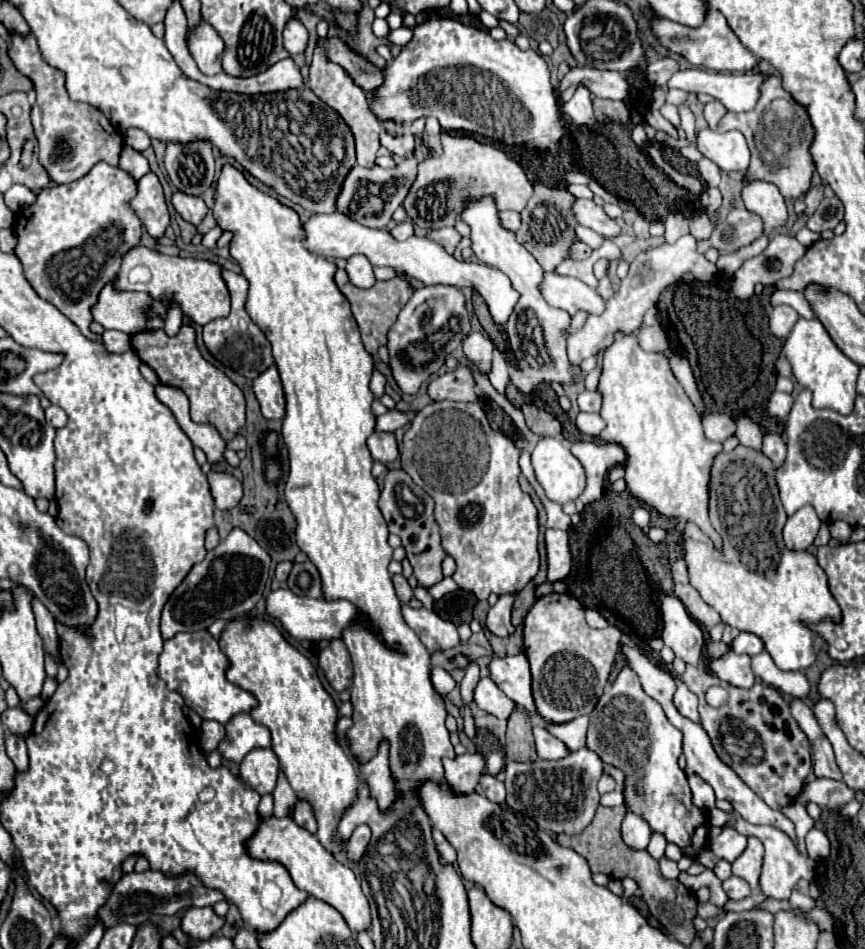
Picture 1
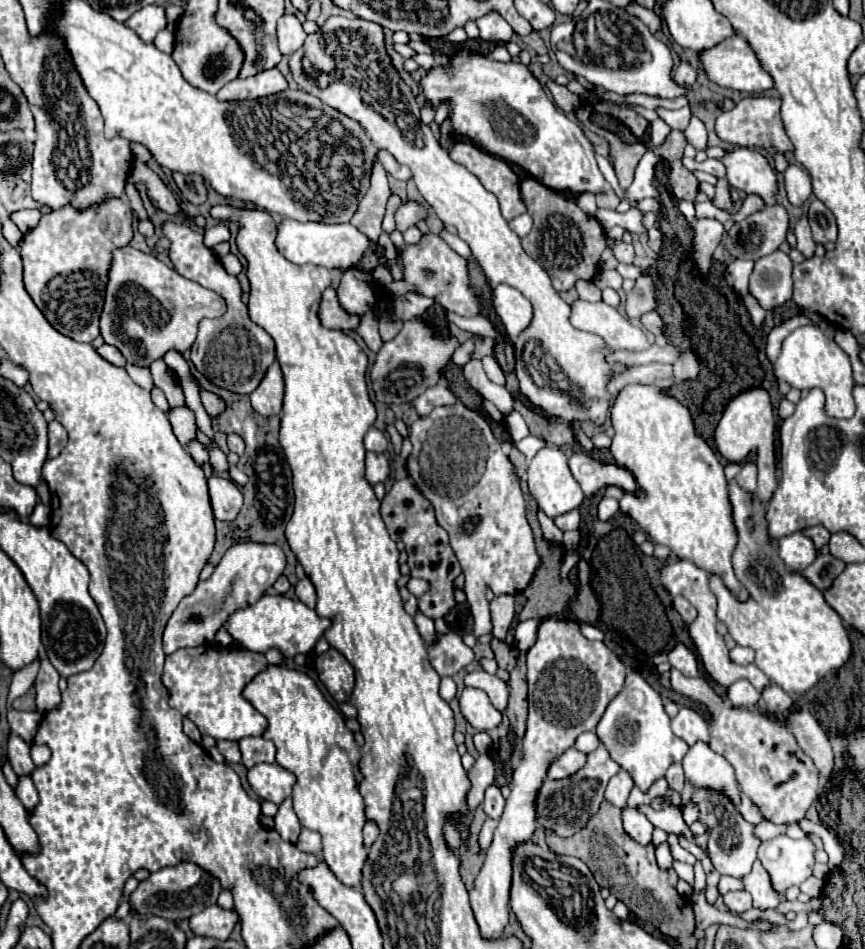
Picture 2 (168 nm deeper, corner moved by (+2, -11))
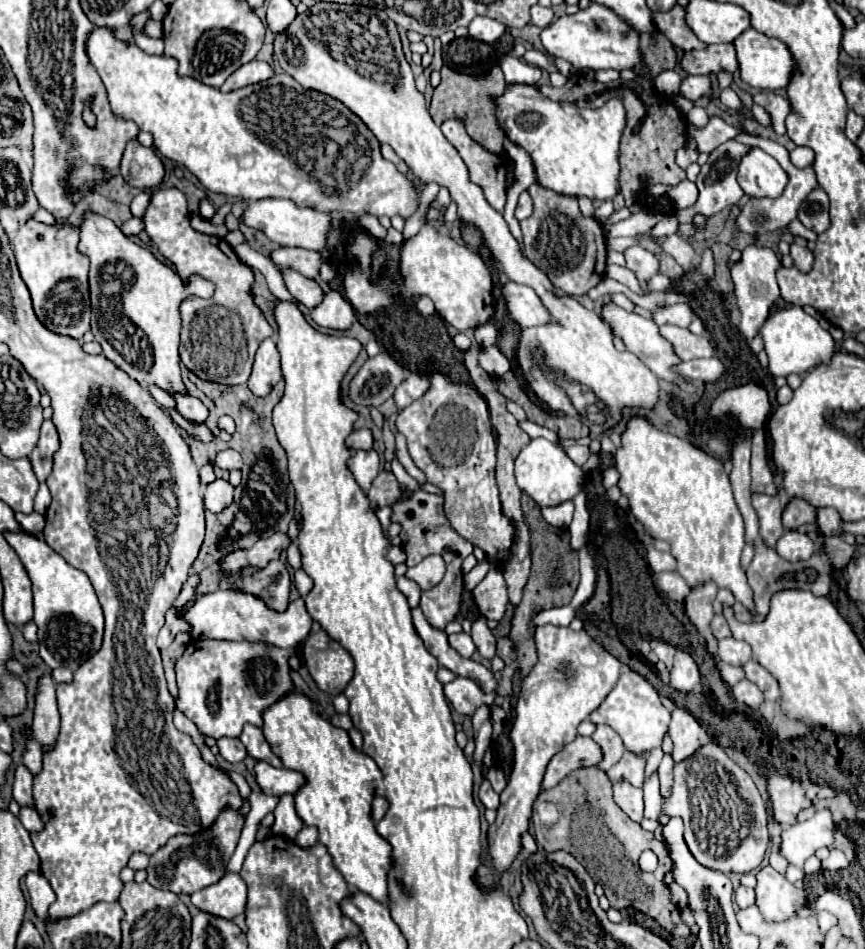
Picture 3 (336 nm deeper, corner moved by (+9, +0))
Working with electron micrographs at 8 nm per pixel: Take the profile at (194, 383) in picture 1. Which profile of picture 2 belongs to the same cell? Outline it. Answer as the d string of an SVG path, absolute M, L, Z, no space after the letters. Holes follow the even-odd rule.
M198 384L198 390L200 390L200 400L202 400L204 410L208 412L208 416L210 416L212 420L216 420L216 418L222 414L222 410L226 410L226 402L224 402L222 398L218 398L218 394L202 388L200 384Z

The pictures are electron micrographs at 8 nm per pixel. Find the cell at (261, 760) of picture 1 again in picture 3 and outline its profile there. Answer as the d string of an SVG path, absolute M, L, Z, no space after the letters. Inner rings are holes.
M259 761L255 765L255 777L257 777L257 783L261 785L263 793L275 795L275 797L281 797L285 793L295 795L305 783L303 773L297 773L297 771L291 771L291 769L285 769L285 767L275 769L275 767L271 767L269 763L263 763L263 761Z

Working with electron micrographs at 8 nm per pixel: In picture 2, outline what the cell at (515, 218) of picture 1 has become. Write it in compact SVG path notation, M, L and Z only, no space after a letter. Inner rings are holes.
M522 214L522 216L514 218L514 220L510 220L508 224L510 224L510 228L522 238L522 236L526 236L526 234L530 232L530 228L532 228L532 218L530 218L530 214Z

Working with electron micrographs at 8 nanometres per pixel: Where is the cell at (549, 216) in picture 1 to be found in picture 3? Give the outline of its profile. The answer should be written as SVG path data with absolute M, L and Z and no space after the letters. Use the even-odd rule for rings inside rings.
M533 183L529 187L529 193L533 197L535 209L531 217L521 221L527 259L549 277L555 289L571 297L587 295L587 291L599 285L599 281L603 279L607 251L601 223L593 217L583 217L577 199L573 197L559 195L551 189L541 187L539 183Z

